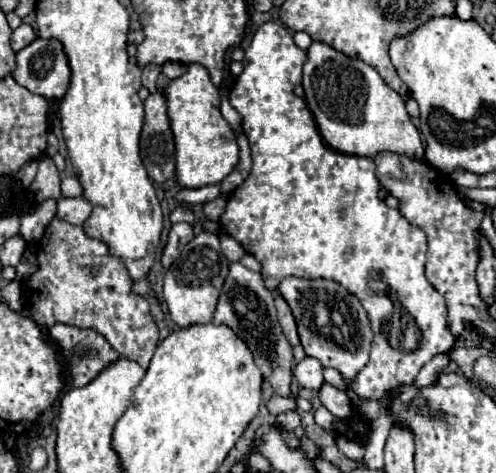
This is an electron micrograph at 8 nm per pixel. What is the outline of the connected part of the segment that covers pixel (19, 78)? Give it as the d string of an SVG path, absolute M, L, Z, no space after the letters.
M34 40L16 54L12 78L46 100L60 100L68 88L70 68L58 40Z

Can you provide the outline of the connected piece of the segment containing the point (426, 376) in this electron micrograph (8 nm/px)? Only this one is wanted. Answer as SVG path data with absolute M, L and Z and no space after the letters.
M436 354L428 364L422 366L420 374L416 376L416 384L418 384L420 388L432 384L432 382L438 378L438 374L440 374L444 368L448 368L448 364L450 364L450 356L448 356L448 354Z

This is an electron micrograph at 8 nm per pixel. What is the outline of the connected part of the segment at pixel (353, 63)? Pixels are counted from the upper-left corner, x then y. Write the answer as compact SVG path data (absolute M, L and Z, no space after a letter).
M314 42L306 54L302 80L306 104L332 150L352 156L376 156L390 150L424 160L424 146L406 112L406 98L394 92L372 66L352 56L346 66L346 54L324 42Z

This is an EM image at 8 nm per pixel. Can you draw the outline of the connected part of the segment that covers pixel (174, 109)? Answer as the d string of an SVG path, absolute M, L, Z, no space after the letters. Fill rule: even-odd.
M190 64L188 72L170 80L164 88L170 128L176 144L176 180L182 188L202 188L220 184L238 162L236 134L220 114L220 96L208 72L200 64Z

